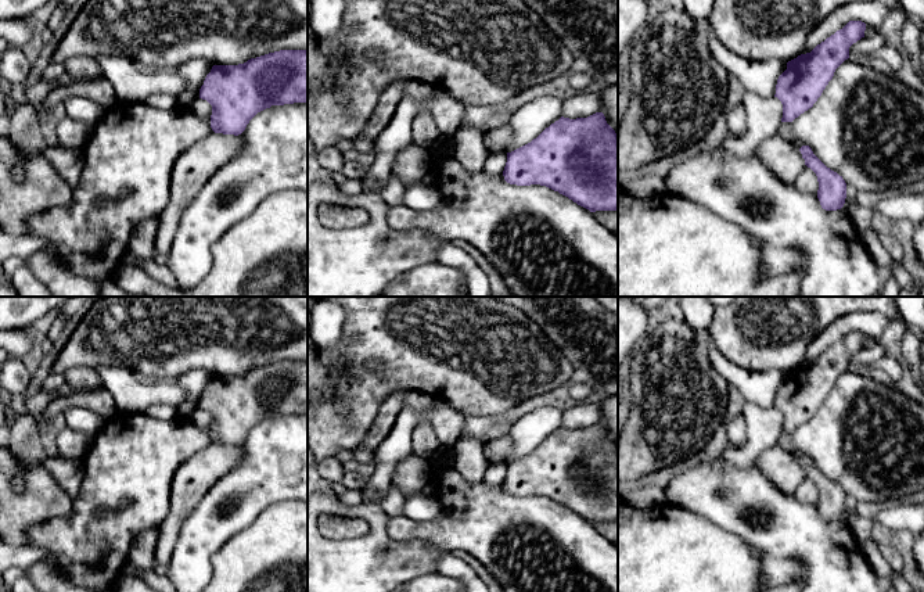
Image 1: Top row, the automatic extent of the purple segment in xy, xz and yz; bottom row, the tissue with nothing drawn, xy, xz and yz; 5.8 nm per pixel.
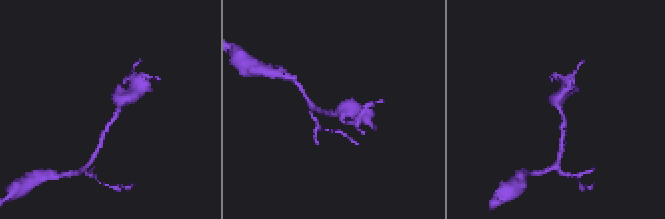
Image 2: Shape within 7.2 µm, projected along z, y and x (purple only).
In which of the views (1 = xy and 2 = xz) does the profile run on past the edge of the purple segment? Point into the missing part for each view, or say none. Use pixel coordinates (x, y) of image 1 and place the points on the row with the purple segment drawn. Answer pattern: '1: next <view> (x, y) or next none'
1: next none
2: next none

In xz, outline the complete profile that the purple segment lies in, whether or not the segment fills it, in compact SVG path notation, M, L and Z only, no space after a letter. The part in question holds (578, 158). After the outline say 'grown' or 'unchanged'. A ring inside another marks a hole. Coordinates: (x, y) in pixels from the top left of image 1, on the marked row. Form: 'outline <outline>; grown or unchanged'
outline M603 112L576 119L561 116L531 143L507 153L503 176L510 184L546 186L590 212L618 211L618 134Z; unchanged

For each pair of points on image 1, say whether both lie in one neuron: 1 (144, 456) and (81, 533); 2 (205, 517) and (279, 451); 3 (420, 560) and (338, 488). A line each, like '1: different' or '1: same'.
1: same
2: same
3: different

